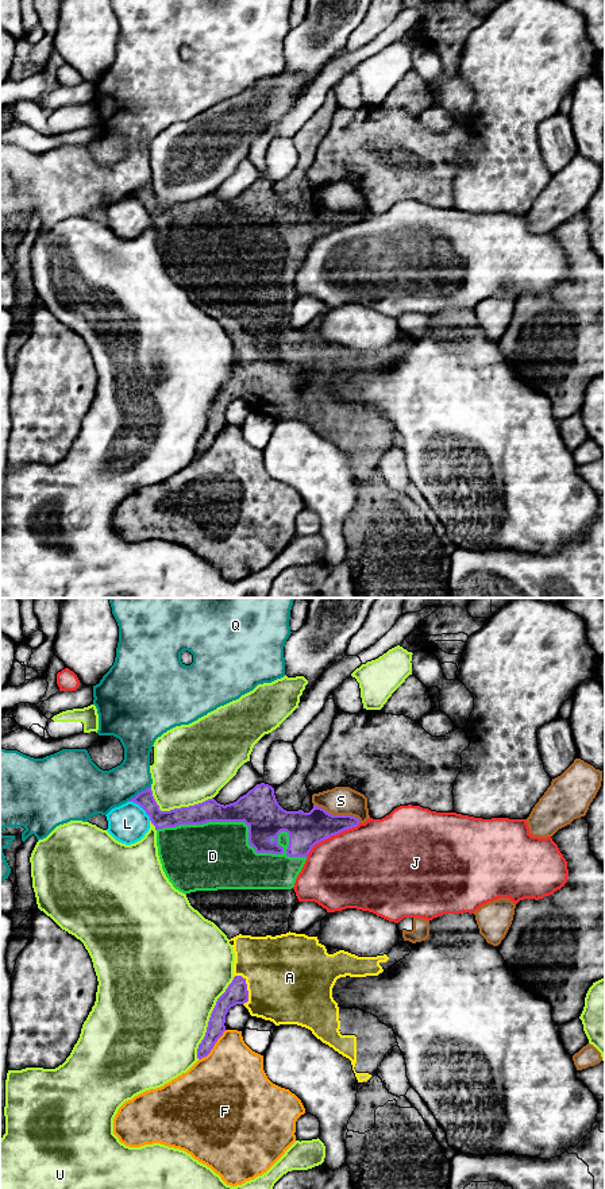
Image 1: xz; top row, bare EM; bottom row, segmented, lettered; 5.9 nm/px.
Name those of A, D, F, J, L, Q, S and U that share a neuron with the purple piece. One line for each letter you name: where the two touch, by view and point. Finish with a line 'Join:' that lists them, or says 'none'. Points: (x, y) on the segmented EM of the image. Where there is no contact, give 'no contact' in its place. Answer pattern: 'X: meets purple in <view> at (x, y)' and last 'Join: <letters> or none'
A: meets purple in xz at (246, 988)
D: meets purple in xz at (239, 821)
Join: A, D

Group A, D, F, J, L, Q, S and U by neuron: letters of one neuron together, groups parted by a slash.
A D / F / J / L / Q / S / U

